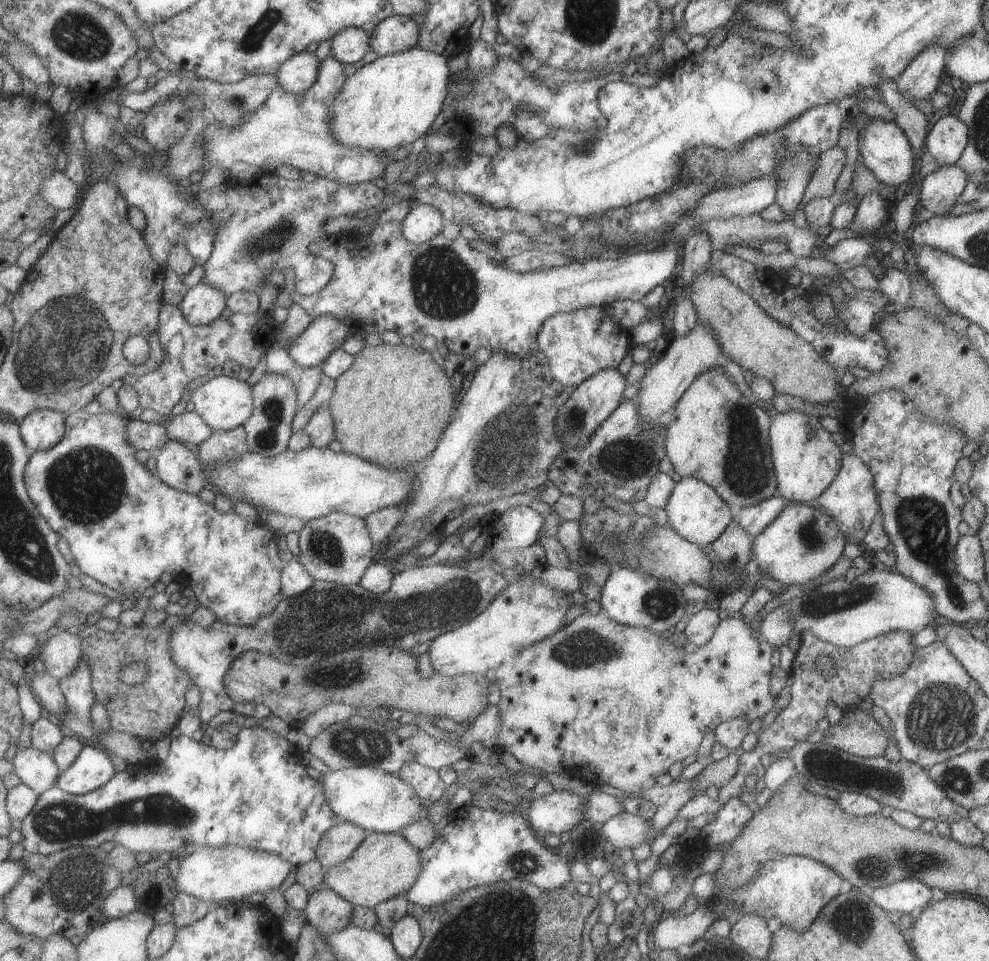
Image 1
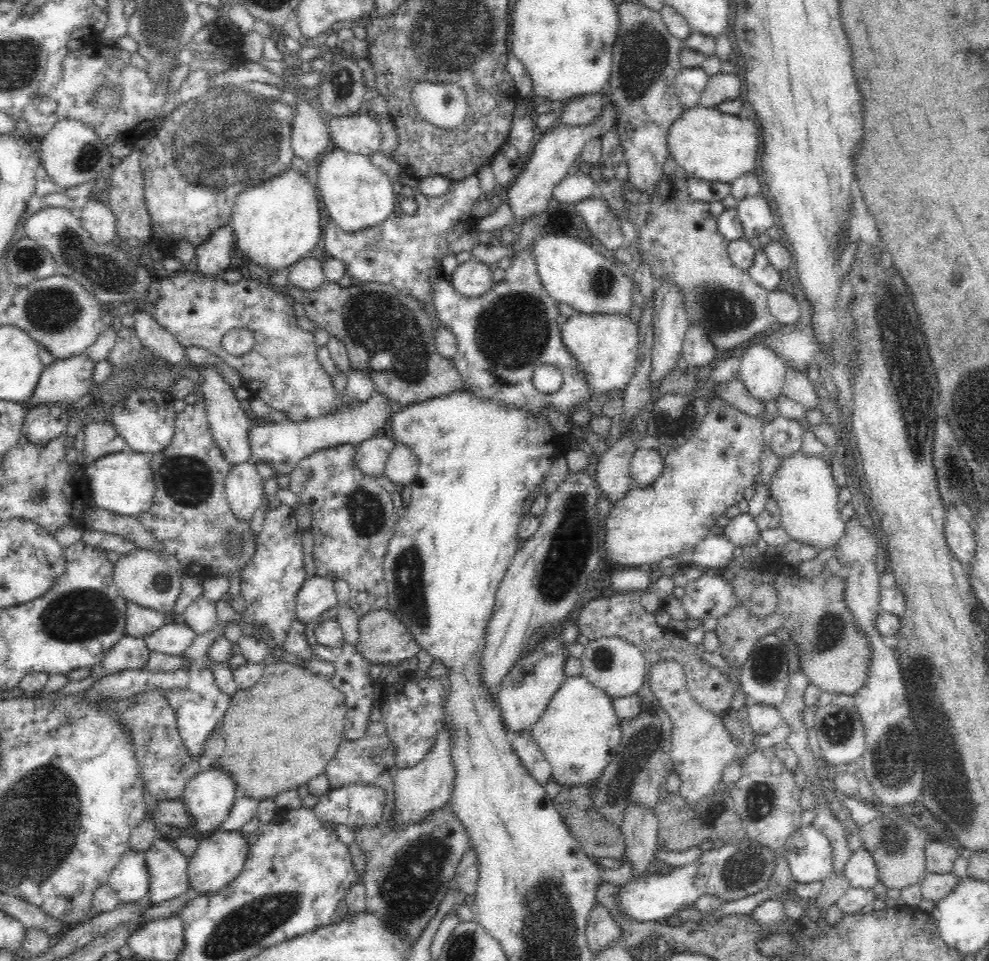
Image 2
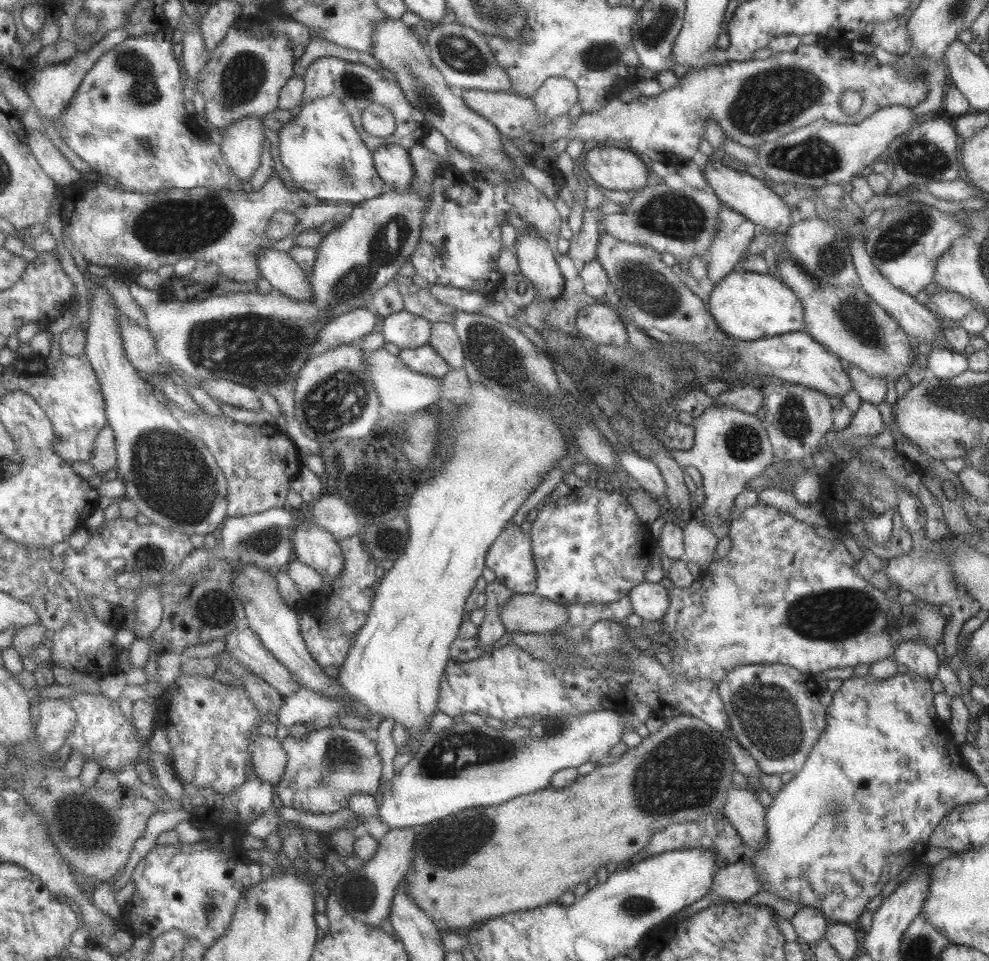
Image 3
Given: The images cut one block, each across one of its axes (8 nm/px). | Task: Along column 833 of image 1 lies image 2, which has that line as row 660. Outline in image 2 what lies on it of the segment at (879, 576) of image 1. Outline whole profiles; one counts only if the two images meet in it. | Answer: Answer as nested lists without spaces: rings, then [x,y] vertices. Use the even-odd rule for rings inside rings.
[[[601,636],[589,640],[583,646],[579,660],[582,669],[581,675],[587,678],[590,684],[601,688],[612,699],[636,693],[646,678],[646,661],[642,650],[618,636]]]

